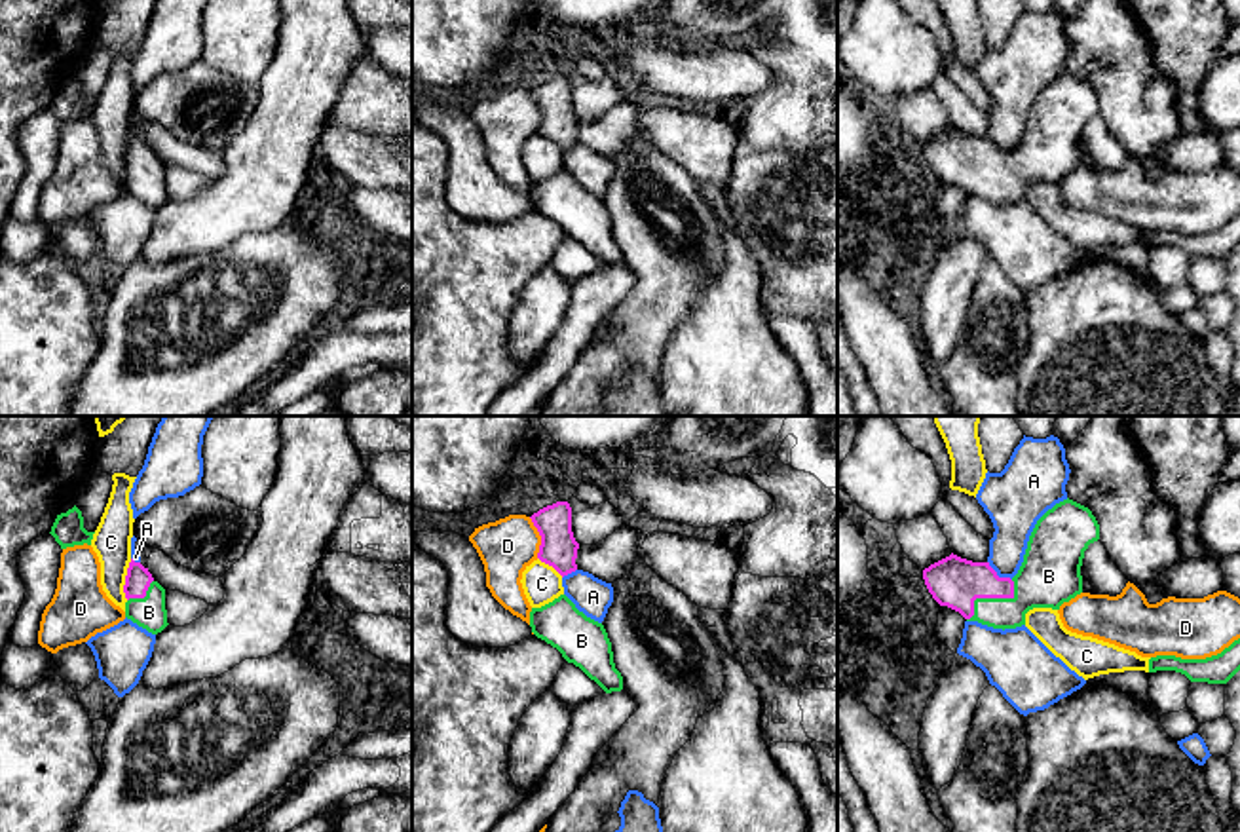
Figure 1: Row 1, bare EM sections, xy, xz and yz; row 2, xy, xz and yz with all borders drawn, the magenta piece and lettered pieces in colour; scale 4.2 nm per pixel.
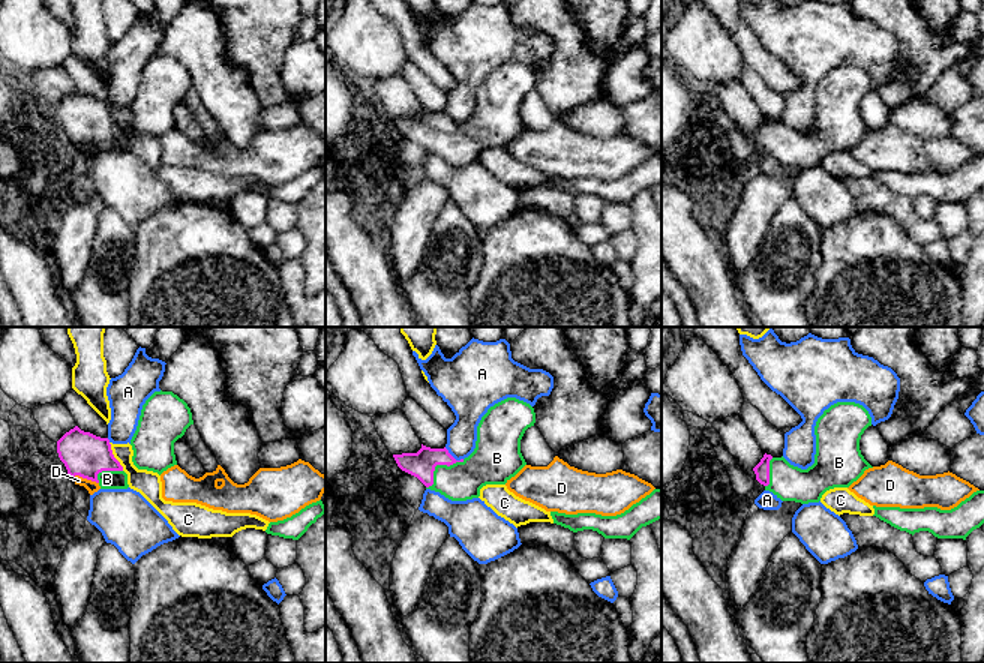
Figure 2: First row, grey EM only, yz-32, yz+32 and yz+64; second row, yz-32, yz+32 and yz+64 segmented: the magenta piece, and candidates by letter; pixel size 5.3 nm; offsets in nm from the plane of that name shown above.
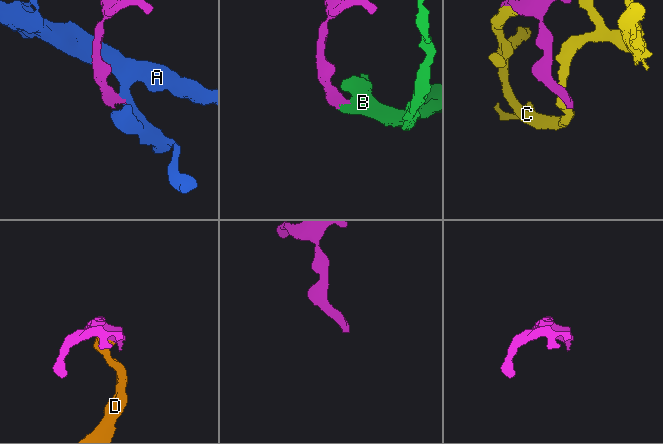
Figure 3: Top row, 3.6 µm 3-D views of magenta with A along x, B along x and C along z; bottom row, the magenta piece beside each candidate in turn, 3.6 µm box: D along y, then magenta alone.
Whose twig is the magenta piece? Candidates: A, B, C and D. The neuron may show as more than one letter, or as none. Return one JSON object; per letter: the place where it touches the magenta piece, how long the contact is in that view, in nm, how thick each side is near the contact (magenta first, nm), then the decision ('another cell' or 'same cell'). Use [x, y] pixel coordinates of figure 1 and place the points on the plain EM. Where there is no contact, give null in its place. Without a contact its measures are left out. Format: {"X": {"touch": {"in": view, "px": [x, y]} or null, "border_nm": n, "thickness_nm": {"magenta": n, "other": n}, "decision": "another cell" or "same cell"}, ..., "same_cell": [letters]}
{"A": {"touch": {"in": "yz", "px": [995, 149]}, "border_nm": 130, "thickness_nm": {"magenta": 220, "other": 180}, "decision": "another cell"}, "B": {"touch": {"in": "yz", "px": [990, 171]}, "border_nm": 260, "thickness_nm": {"magenta": 220, "other": 240}, "decision": "same cell"}, "C": {"touch": {"in": "xy", "px": [126, 154]}, "border_nm": 180, "thickness_nm": {"magenta": 110, "other": 160}, "decision": "another cell"}, "D": {"touch": {"in": "xz", "px": [542, 113]}, "border_nm": 180, "thickness_nm": {"magenta": 160, "other": 240}, "decision": "another cell"}, "same_cell": ["B"]}

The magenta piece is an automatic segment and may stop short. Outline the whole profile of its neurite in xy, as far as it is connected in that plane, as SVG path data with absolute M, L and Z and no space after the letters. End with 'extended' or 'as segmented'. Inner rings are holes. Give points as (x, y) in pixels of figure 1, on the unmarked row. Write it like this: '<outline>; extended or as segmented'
M131 133L125 150L125 192L152 209L161 207L167 198L165 163L152 152L148 142Z; extended

